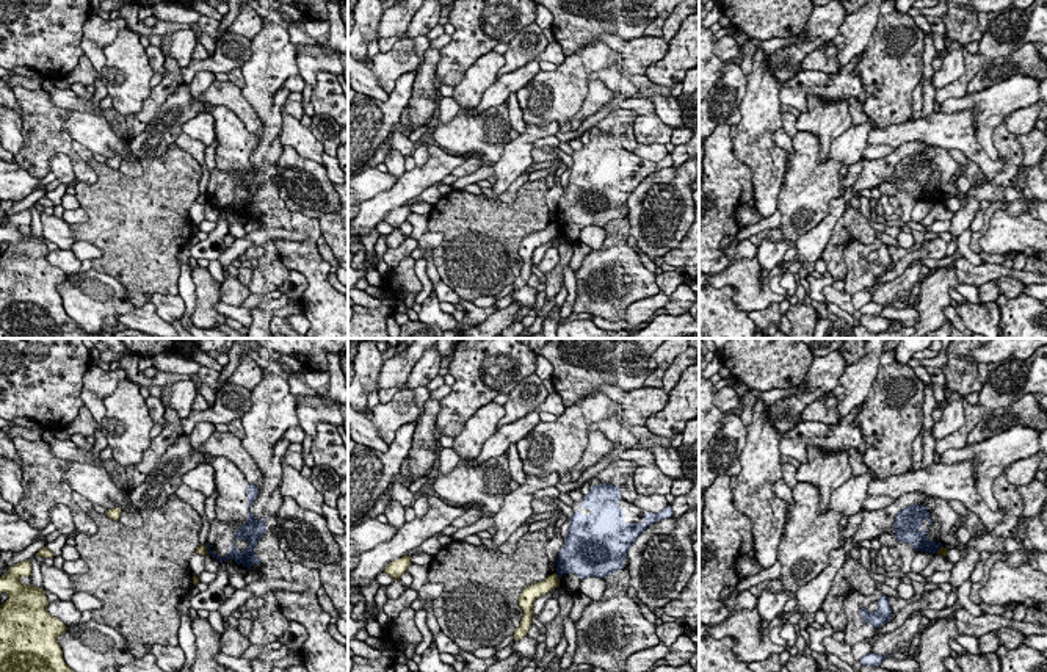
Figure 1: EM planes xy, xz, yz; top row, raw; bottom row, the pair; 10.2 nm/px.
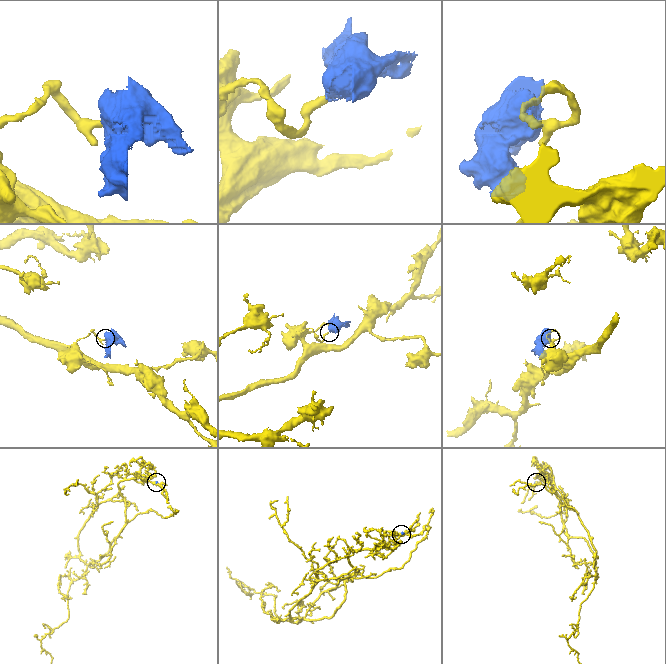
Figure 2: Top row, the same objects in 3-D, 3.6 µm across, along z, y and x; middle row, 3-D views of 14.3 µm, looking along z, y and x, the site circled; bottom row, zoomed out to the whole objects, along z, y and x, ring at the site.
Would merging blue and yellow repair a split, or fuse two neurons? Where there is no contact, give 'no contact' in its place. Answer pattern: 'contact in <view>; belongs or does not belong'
contact in xz; does not belong

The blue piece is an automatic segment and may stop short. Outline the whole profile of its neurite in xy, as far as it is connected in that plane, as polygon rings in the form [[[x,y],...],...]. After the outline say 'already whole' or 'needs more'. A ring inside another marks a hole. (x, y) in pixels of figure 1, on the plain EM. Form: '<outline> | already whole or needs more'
[[[213,105],[207,108],[215,119],[218,141],[216,166],[210,171],[207,201],[219,211],[234,208],[252,219],[254,213],[260,213],[254,202],[255,193],[268,180],[265,168],[257,171],[249,161],[259,141],[229,108]]] | needs more

